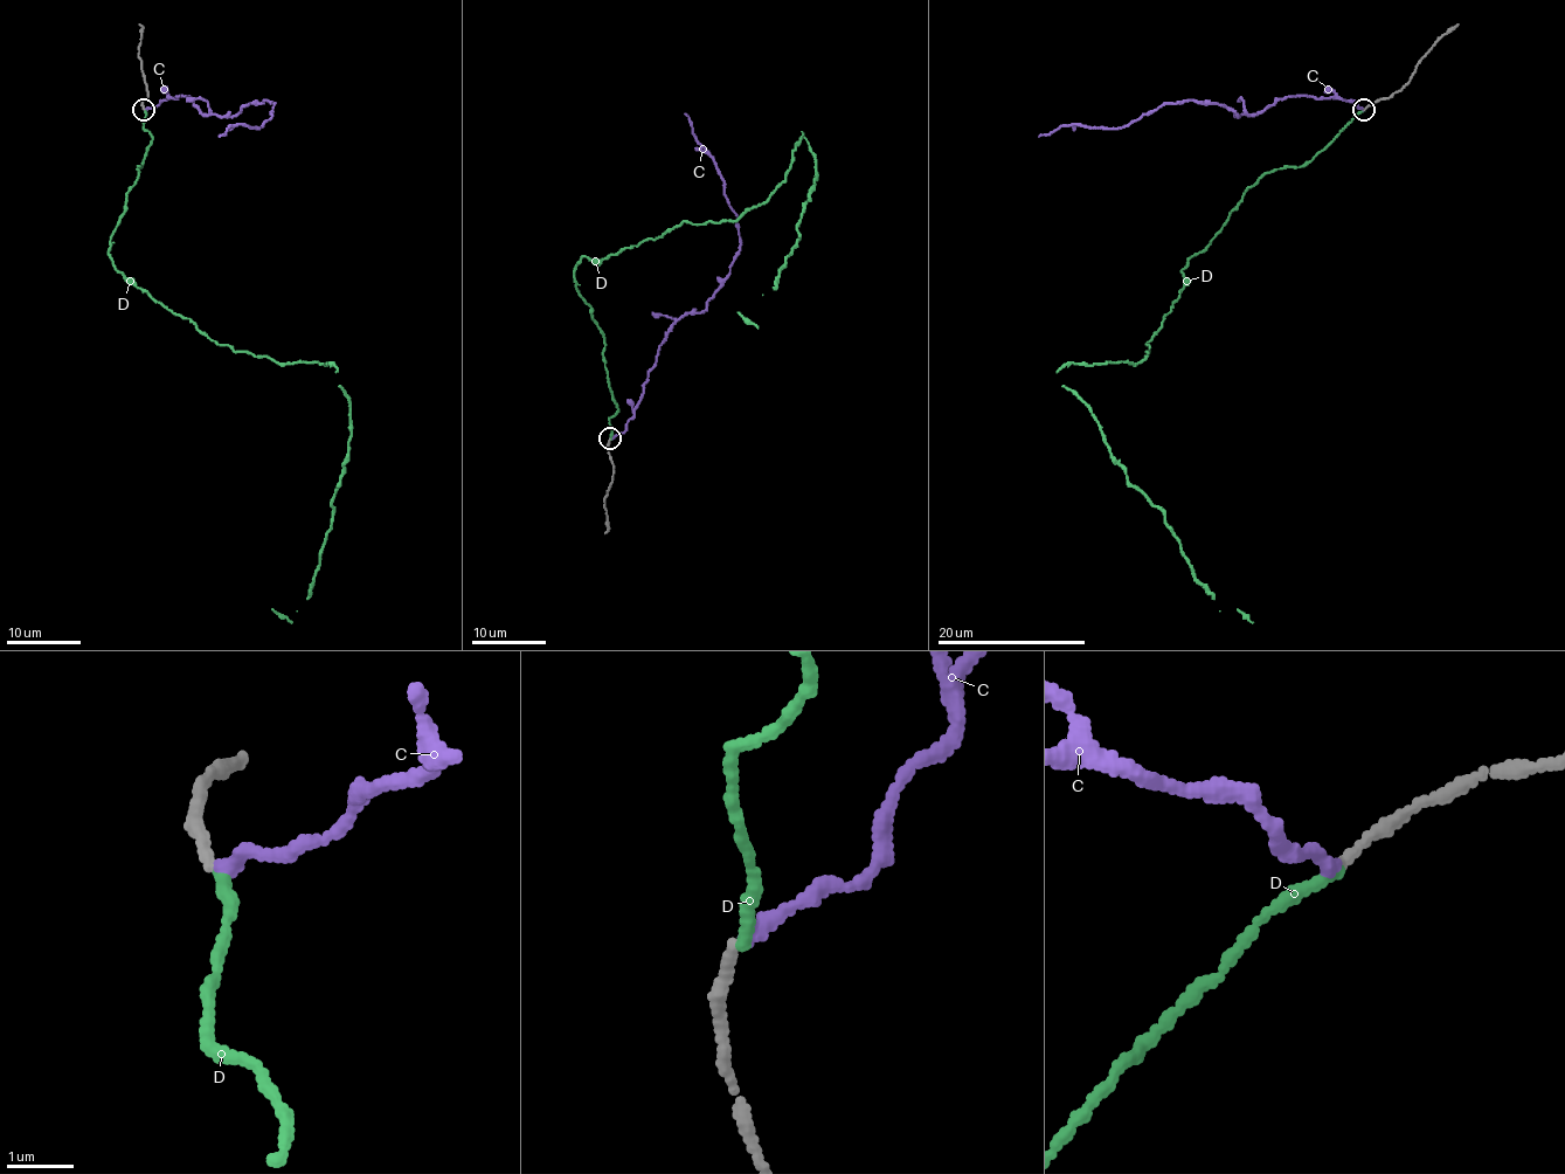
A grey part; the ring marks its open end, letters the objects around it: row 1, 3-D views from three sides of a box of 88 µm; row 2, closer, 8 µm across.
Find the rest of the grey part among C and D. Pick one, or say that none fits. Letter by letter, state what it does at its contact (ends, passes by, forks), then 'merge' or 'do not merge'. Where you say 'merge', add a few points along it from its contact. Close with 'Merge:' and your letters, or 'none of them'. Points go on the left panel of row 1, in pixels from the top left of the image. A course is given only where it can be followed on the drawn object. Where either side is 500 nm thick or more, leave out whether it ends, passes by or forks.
C: it ends there; do not merge
D: it ends there; merge
Merge: D

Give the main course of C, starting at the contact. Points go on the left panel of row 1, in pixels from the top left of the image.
C: (144, 108), (181, 95), (203, 114), (235, 116), (248, 104), (274, 104), (260, 129), (232, 125), (219, 136)

